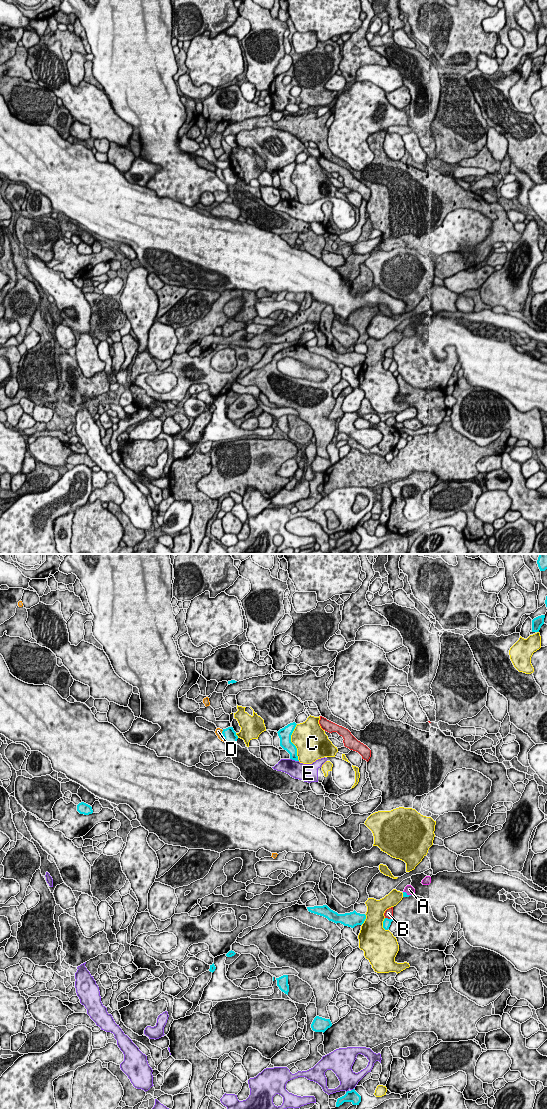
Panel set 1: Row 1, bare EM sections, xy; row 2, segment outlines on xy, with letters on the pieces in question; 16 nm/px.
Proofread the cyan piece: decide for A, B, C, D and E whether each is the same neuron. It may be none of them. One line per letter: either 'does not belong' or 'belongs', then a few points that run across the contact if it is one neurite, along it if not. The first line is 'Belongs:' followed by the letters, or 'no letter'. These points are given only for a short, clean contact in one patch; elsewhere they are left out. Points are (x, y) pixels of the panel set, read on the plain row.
Belongs: A
A: belongs; line xy (404, 333), (406, 333), (409, 329)
B: does not belong
C: does not belong
D: does not belong
E: does not belong

